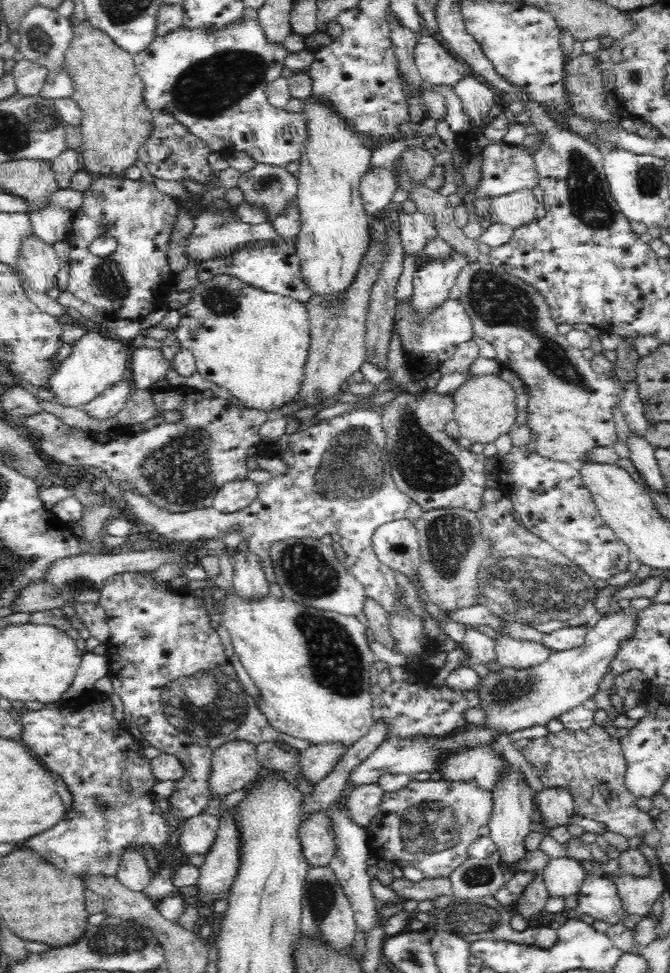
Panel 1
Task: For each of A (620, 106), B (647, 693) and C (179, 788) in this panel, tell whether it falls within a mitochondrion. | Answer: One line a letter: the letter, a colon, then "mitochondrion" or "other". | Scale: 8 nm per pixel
A: other
B: other
C: other

